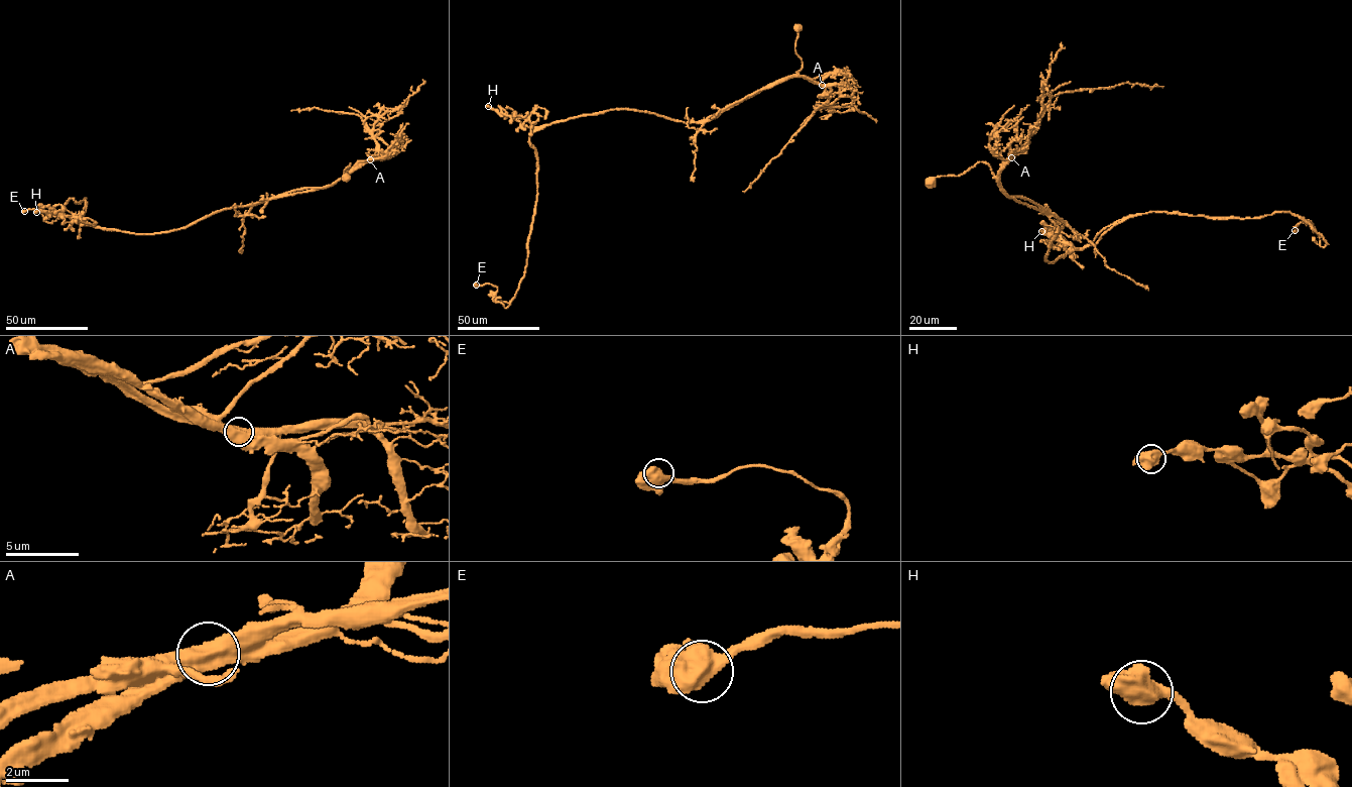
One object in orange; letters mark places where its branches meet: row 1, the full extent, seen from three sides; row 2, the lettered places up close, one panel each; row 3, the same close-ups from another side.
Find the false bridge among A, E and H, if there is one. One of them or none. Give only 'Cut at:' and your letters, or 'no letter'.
Cut at: A

